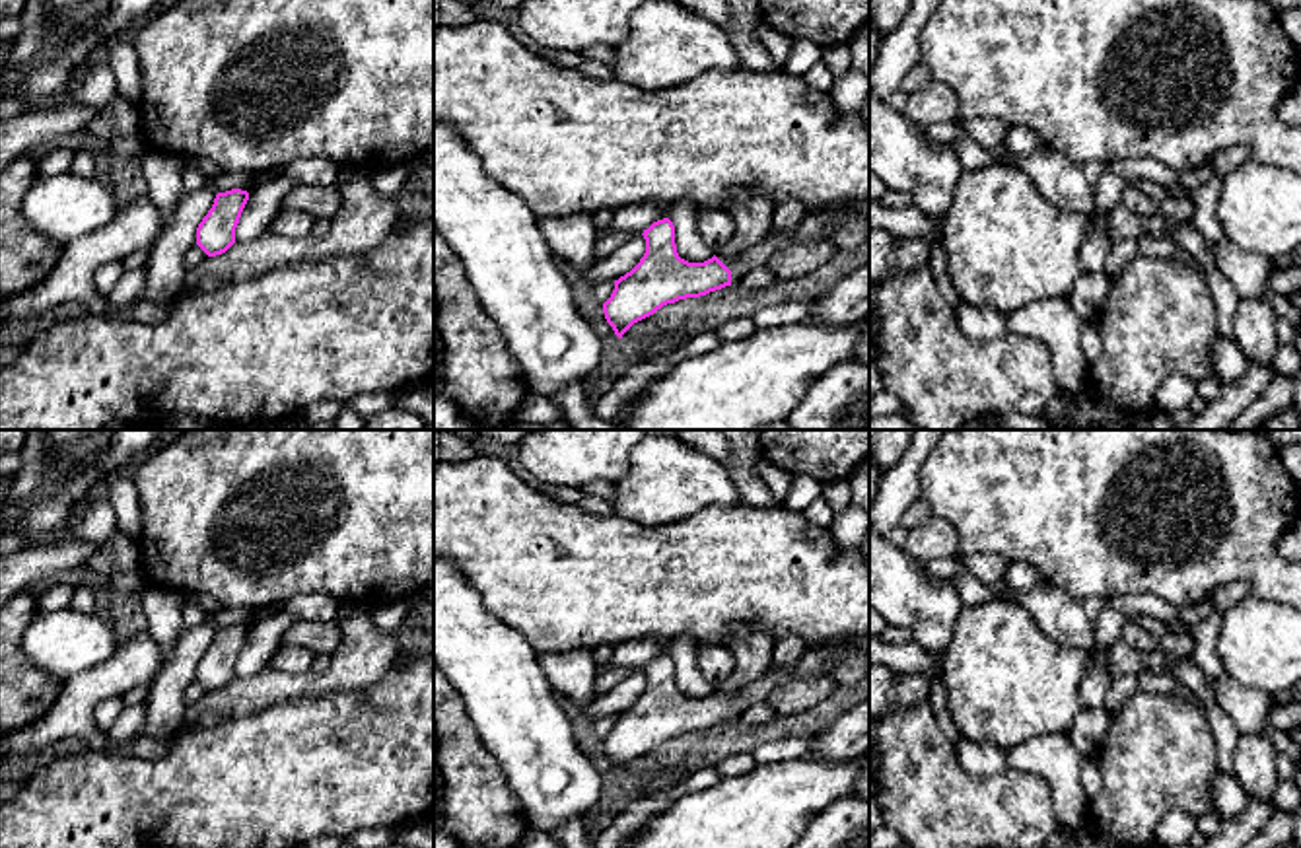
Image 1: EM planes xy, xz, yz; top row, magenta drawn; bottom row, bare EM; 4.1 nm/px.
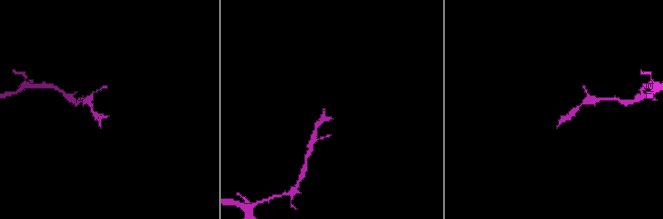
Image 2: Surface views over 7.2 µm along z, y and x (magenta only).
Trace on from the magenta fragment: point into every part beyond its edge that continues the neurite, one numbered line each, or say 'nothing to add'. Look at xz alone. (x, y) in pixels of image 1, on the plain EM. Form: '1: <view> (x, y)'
1: xz (815, 662)

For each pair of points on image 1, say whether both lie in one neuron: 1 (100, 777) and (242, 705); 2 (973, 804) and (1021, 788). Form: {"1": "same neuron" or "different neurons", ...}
{"1": "different neurons", "2": "same neuron"}

